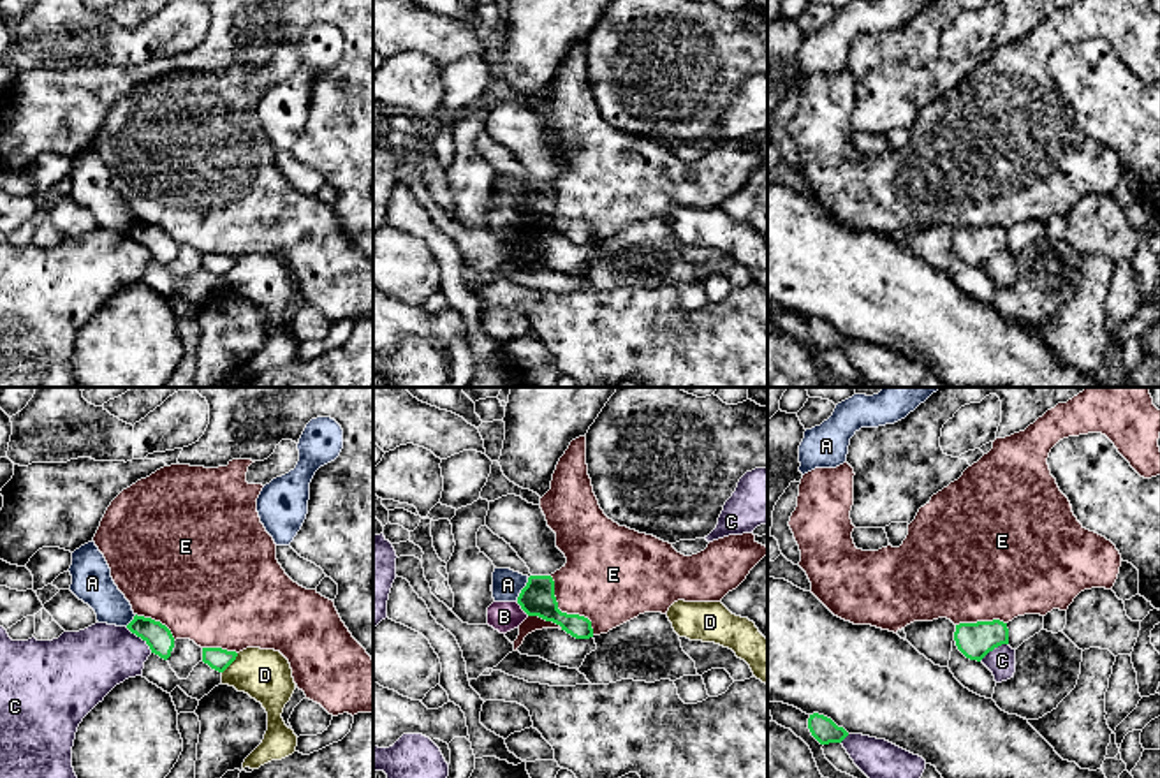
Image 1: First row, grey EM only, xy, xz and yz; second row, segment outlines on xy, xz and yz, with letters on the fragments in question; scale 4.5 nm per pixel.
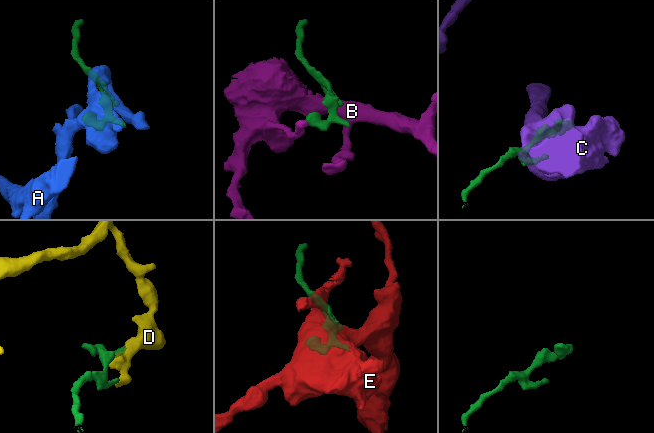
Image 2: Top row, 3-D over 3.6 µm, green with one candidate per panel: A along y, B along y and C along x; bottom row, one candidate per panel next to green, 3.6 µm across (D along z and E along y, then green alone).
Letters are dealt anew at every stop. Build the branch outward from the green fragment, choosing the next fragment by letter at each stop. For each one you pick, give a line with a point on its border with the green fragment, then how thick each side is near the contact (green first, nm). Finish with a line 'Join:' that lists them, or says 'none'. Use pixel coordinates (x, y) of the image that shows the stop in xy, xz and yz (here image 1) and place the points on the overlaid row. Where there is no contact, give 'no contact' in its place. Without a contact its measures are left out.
Join: none

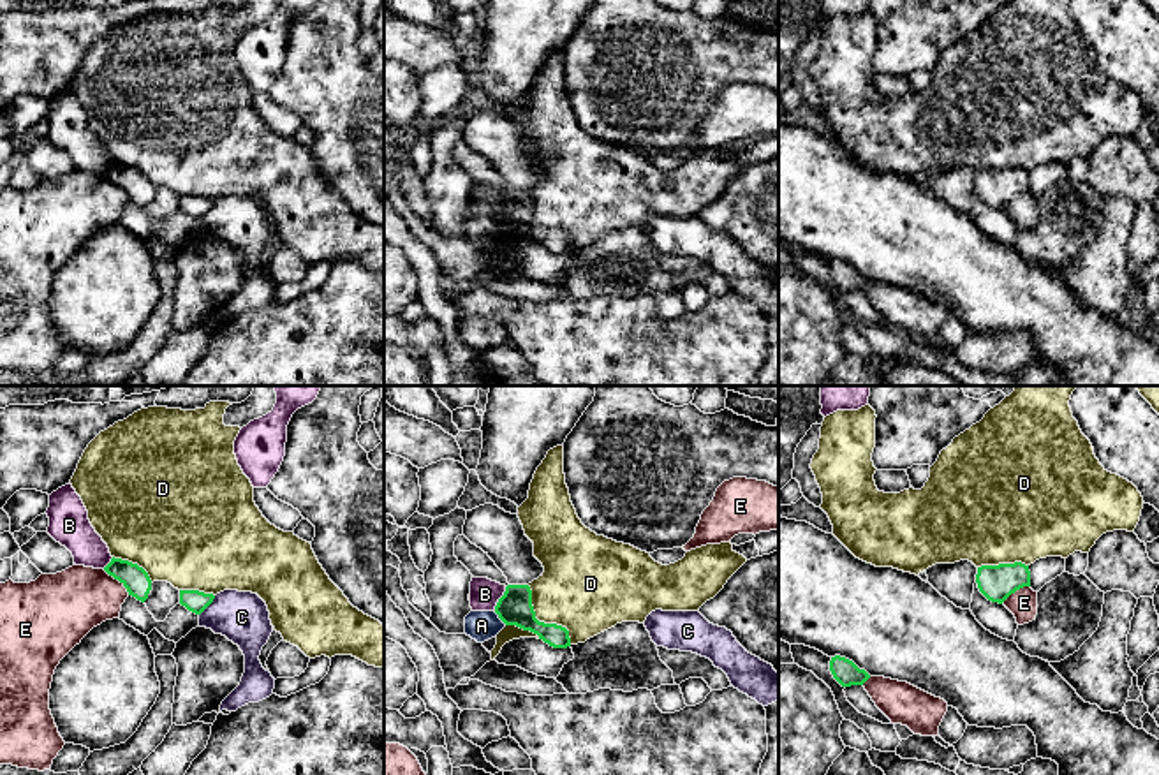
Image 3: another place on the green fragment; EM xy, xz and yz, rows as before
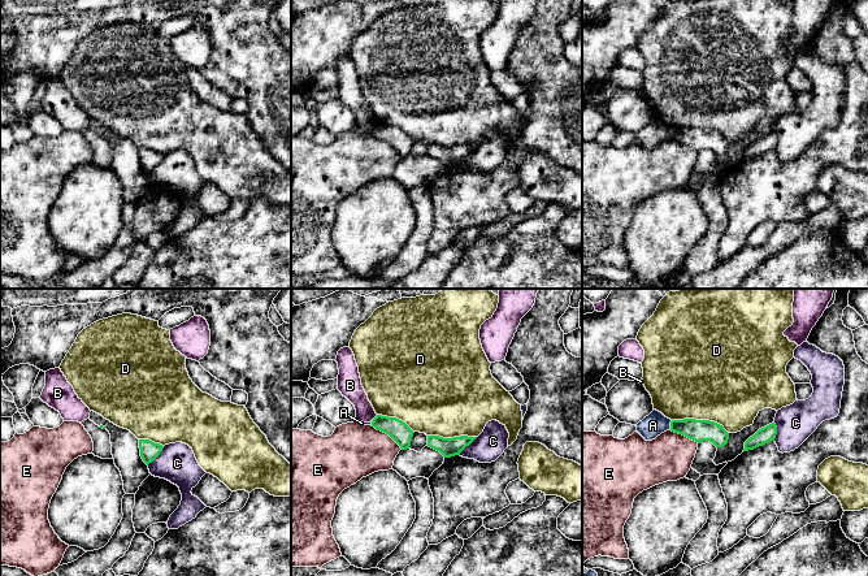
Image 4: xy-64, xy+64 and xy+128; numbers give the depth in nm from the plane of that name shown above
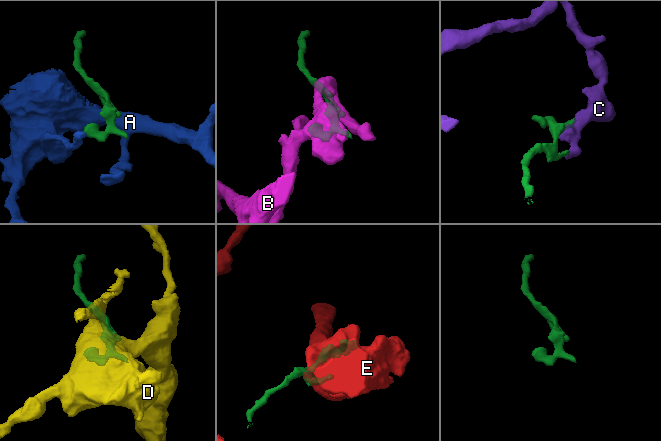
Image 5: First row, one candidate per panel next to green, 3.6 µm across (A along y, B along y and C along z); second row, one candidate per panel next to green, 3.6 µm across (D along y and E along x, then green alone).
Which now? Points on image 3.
Join: none

